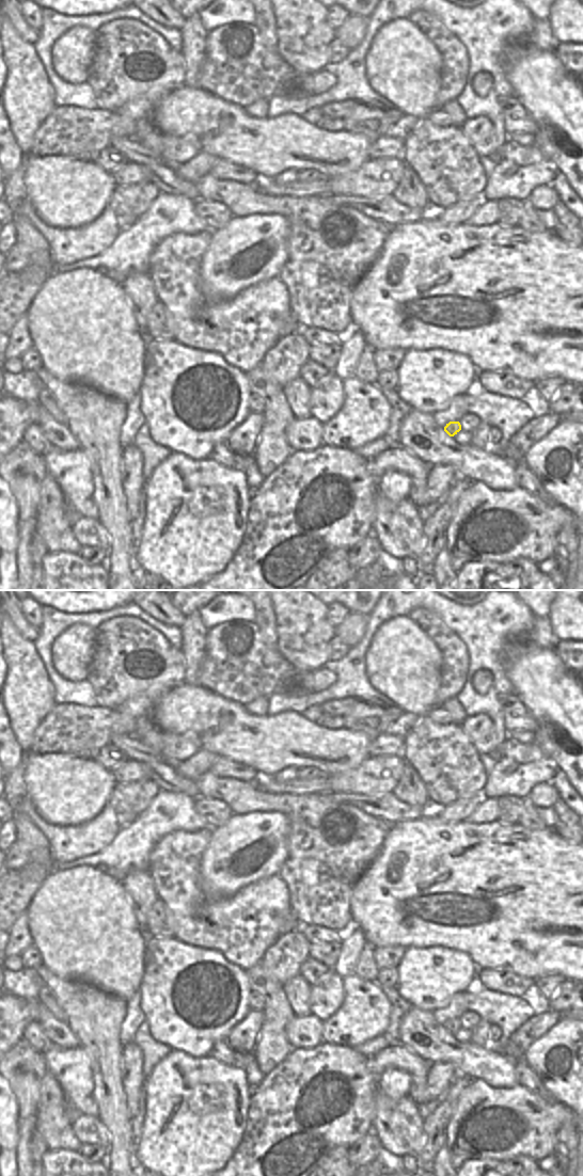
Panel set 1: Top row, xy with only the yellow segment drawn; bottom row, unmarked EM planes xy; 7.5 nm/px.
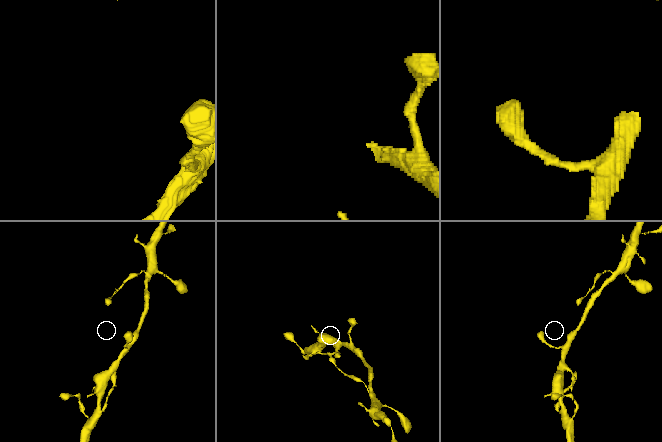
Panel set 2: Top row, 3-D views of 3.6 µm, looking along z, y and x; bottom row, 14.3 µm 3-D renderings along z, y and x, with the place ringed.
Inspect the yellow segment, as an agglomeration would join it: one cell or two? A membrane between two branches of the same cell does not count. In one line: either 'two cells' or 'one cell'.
one cell

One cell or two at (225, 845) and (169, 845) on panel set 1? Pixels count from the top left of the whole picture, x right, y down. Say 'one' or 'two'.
two

